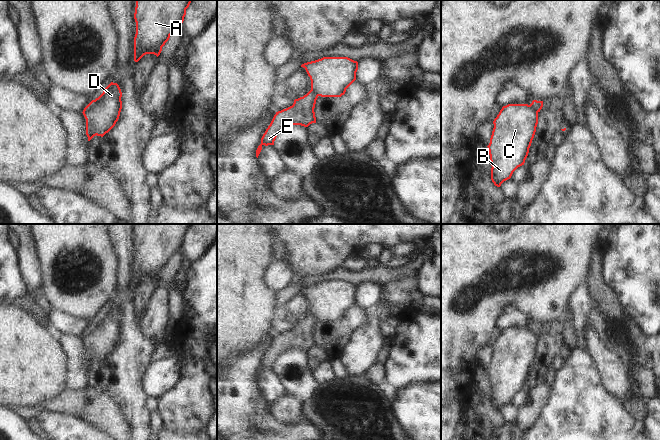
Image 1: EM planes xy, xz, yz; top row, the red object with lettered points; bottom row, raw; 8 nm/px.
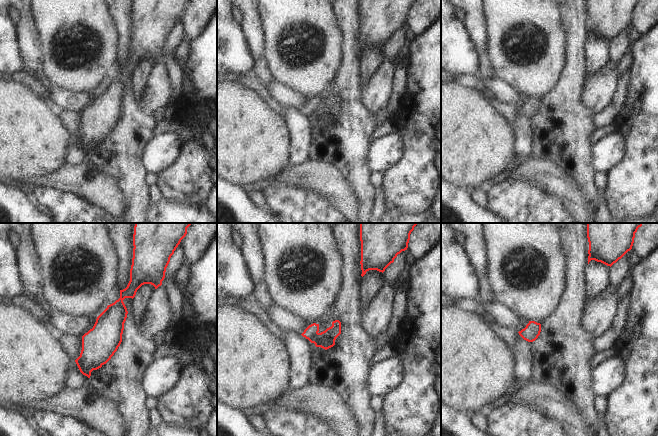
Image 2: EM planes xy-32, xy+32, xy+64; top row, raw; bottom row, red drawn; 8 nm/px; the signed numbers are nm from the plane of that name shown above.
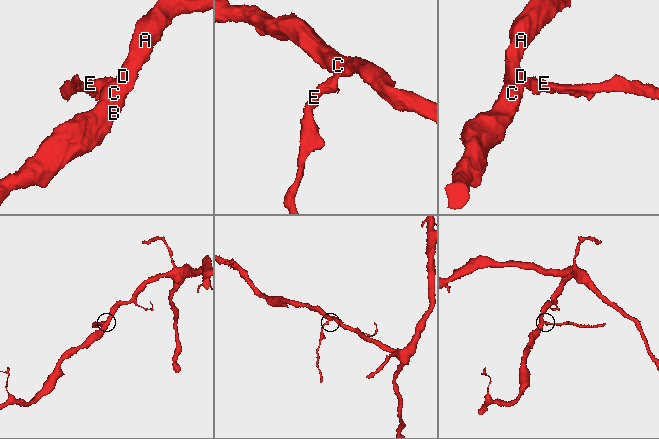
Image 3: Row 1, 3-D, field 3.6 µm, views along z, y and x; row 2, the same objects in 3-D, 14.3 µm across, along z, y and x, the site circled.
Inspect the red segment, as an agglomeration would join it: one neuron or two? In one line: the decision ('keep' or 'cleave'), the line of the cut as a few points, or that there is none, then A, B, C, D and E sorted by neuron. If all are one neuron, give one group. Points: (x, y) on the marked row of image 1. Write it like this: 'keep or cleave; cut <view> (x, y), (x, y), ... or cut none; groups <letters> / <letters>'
cleave; cut xy (95, 100), (95, 105), (83, 114); groups A B C D / E

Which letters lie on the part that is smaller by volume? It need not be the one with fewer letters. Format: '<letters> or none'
E

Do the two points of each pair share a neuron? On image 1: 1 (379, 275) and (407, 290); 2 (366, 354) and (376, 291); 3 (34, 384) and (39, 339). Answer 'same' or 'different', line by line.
1: different
2: different
3: same

